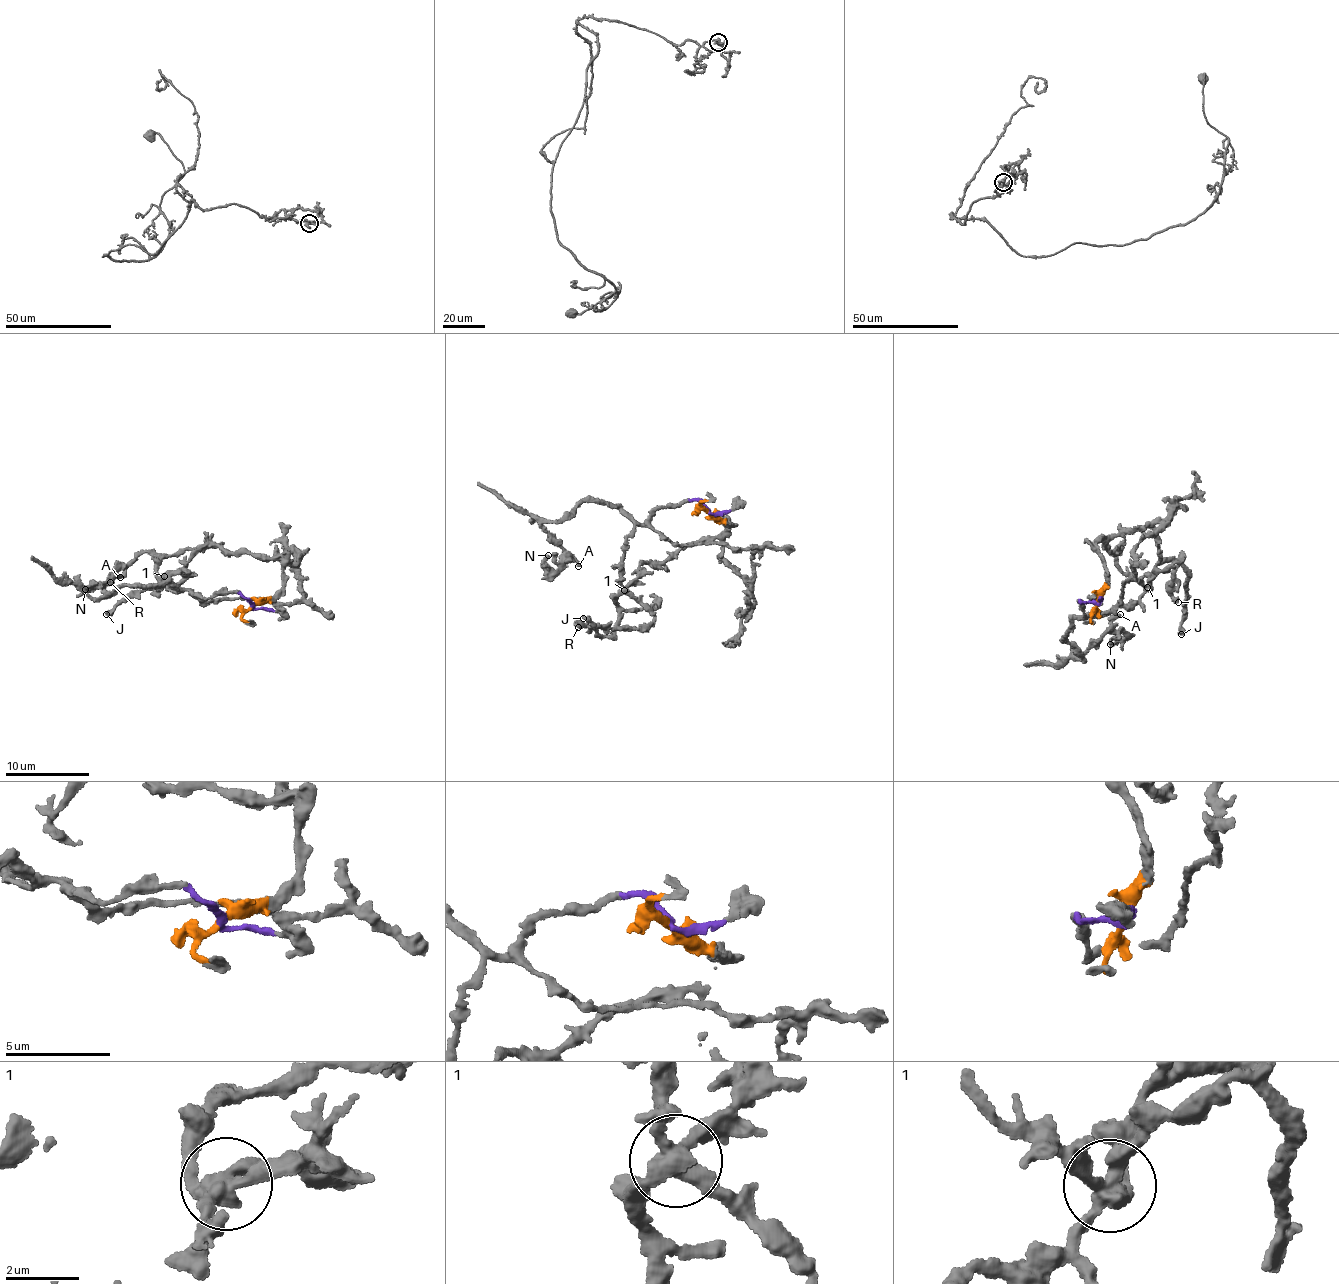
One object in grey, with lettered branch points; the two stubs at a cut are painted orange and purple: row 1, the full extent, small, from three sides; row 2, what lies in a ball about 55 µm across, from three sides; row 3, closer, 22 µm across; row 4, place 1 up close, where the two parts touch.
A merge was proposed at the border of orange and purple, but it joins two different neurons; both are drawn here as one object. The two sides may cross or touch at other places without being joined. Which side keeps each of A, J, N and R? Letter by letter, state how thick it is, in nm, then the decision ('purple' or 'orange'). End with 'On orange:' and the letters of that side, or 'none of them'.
A: 260 nm thick; purple
J: 420 nm thick; purple
N: 360 nm thick; purple
R: 400 nm thick; orange
On orange: R

